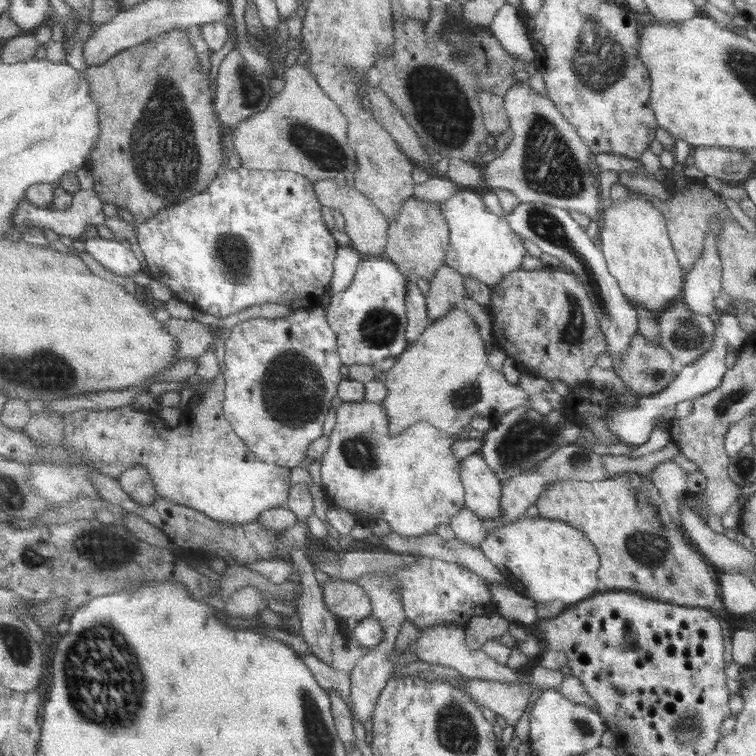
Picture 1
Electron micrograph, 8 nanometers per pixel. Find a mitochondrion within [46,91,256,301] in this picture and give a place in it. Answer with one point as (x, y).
(232, 254)

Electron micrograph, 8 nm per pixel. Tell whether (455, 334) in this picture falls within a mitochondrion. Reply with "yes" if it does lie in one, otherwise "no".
no

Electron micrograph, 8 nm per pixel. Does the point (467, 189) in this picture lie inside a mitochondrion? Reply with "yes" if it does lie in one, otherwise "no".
no

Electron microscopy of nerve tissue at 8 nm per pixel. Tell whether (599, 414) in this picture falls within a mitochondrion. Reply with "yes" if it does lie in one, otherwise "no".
no

